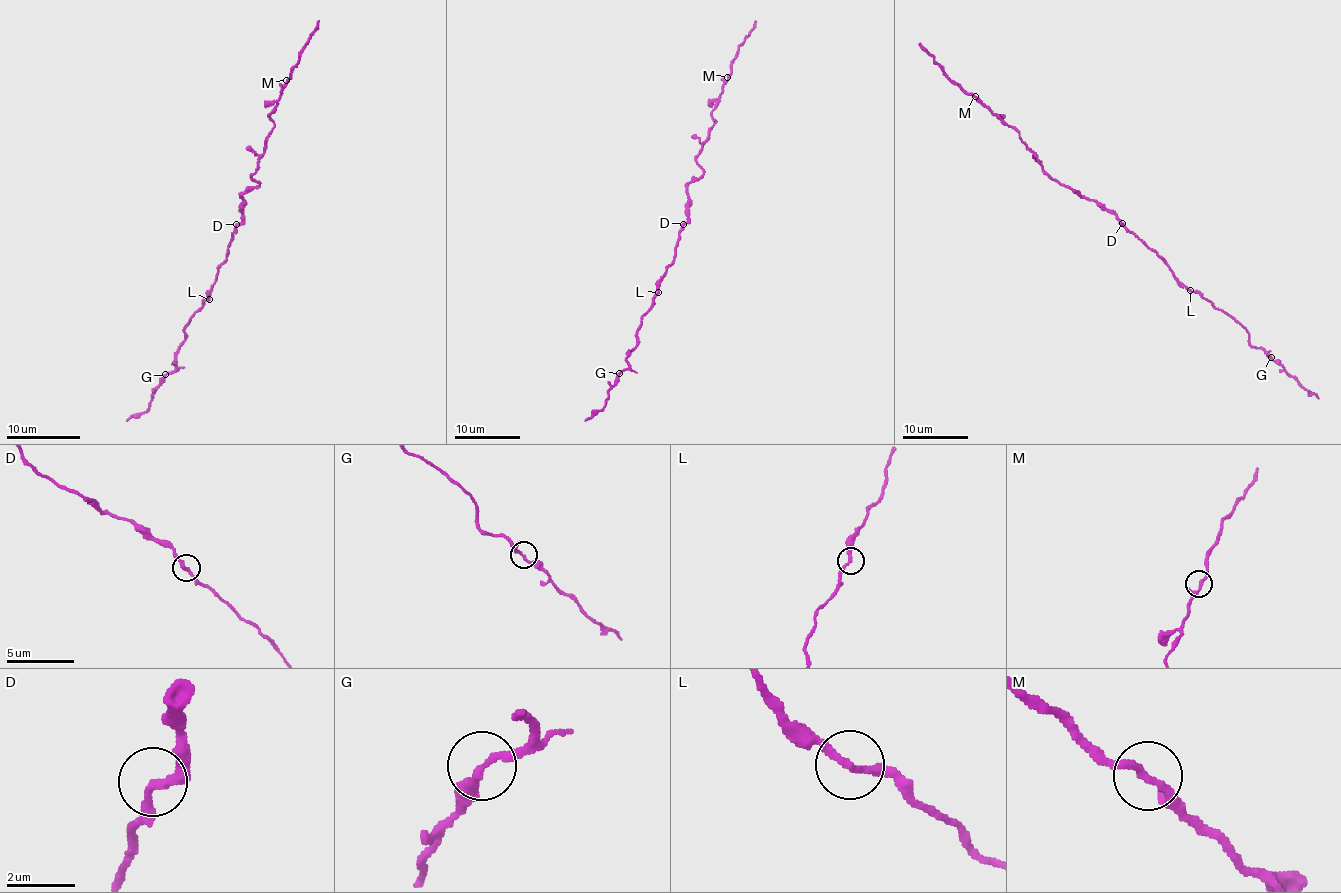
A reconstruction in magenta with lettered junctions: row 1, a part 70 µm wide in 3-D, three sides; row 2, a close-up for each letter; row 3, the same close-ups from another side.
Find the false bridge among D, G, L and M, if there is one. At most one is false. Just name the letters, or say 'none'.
G

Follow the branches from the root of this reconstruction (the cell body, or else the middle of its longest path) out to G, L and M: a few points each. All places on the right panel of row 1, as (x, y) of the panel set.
G: (1120, 222), (1154, 251), (1182, 284), (1235, 318), (1246, 330), (1249, 343), (1271, 358)
L: (1120, 222), (1151, 248), (1190, 290)
M: (1120, 222), (1094, 200), (1055, 181), (1019, 133), (975, 96)

